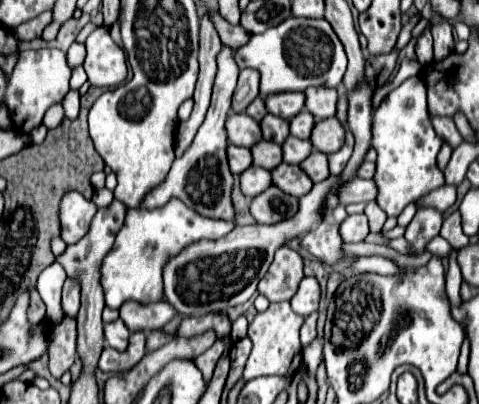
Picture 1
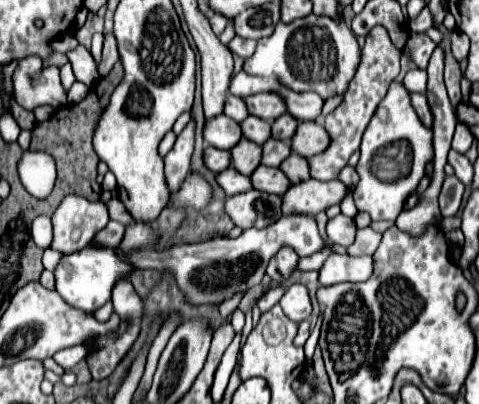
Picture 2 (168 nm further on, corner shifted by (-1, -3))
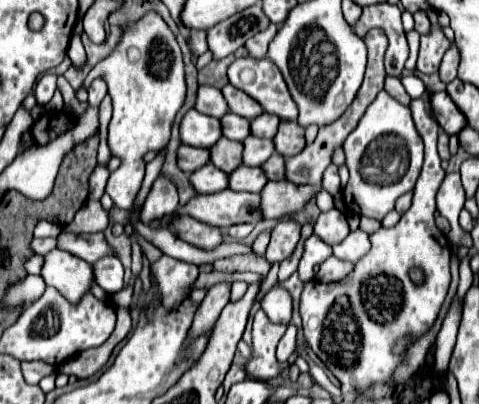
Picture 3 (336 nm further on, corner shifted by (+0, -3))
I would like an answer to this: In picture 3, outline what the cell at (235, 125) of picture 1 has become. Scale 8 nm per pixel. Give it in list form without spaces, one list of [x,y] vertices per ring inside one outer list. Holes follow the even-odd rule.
[[[194,108],[184,114],[180,120],[180,140],[182,144],[196,148],[210,148],[220,138],[220,120],[204,116]]]

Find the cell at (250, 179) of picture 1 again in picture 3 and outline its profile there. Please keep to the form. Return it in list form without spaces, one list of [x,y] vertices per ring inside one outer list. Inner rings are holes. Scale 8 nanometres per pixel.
[[[204,164],[190,174],[190,184],[198,194],[214,194],[228,188],[226,178],[228,174],[220,172],[218,168],[212,168],[212,164]]]

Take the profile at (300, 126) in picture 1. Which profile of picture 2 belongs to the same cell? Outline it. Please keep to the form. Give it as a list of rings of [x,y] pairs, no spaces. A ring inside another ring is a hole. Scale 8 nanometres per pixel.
[[[283,114],[273,122],[271,136],[277,140],[283,140],[283,142],[289,142],[293,138],[293,134],[297,132],[297,126],[299,126],[299,122],[291,114]]]

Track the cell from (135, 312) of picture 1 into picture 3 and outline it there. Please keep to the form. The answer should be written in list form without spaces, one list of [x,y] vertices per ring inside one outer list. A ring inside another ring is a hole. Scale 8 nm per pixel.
[[[114,256],[100,258],[96,264],[92,264],[92,270],[94,270],[94,282],[100,288],[104,288],[108,294],[122,290],[124,268],[118,258],[114,258]]]

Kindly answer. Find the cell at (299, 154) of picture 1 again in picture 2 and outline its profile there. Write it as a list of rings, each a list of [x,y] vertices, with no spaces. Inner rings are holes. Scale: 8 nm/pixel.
[[[271,138],[263,146],[263,164],[265,166],[279,166],[289,156],[291,156],[291,146],[281,142],[281,140]]]

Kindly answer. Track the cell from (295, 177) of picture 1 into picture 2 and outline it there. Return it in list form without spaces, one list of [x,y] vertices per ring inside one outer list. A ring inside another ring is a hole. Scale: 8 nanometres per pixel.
[[[271,166],[257,168],[257,172],[251,174],[251,180],[253,180],[253,188],[279,196],[283,196],[291,186],[289,178],[279,168],[271,168]]]

